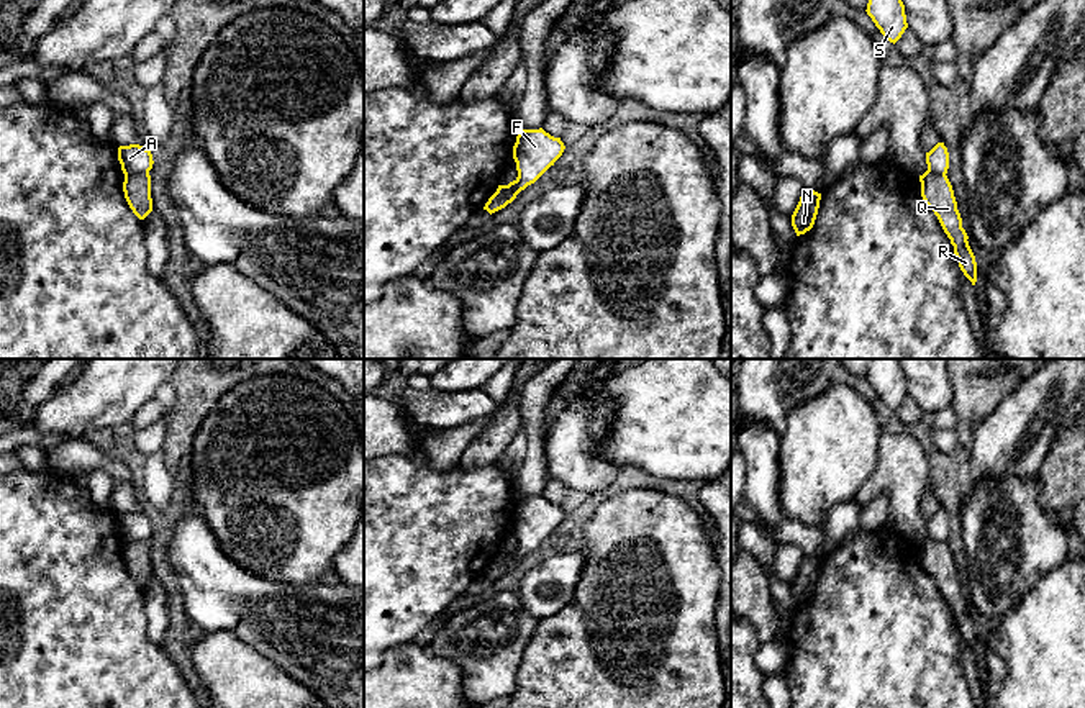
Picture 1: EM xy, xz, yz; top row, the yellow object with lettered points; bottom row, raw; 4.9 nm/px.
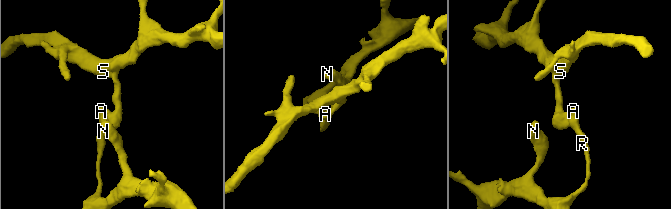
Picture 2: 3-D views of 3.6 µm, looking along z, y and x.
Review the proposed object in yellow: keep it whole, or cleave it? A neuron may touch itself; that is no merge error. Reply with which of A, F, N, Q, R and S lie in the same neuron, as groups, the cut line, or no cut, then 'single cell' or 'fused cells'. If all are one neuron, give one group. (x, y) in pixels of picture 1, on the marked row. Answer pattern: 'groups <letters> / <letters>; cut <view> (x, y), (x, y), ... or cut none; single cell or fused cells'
groups A F S / N Q R; cut xy (148, 172), (125, 176); fused cells

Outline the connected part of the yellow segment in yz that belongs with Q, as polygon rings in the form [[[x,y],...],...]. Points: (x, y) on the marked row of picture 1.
[[[926,170],[923,175],[919,175],[919,182],[921,197],[924,203],[934,211],[944,233],[951,239],[960,270],[972,282],[972,285],[975,285],[975,256],[969,246],[969,236],[962,228],[962,218],[957,210],[957,202],[947,175]]]

